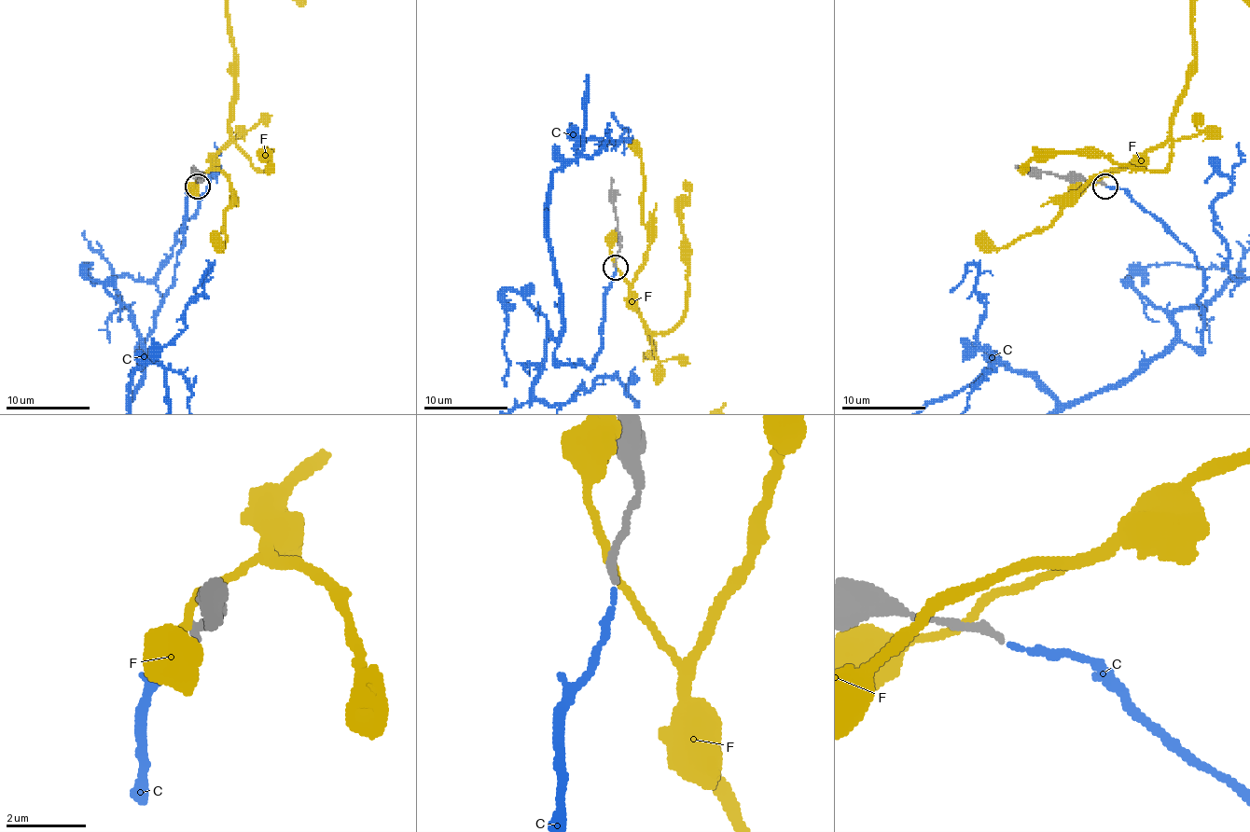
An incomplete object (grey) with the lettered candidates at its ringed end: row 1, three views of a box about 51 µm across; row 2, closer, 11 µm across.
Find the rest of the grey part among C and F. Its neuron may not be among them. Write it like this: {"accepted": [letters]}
{"accepted": ["C"]}

